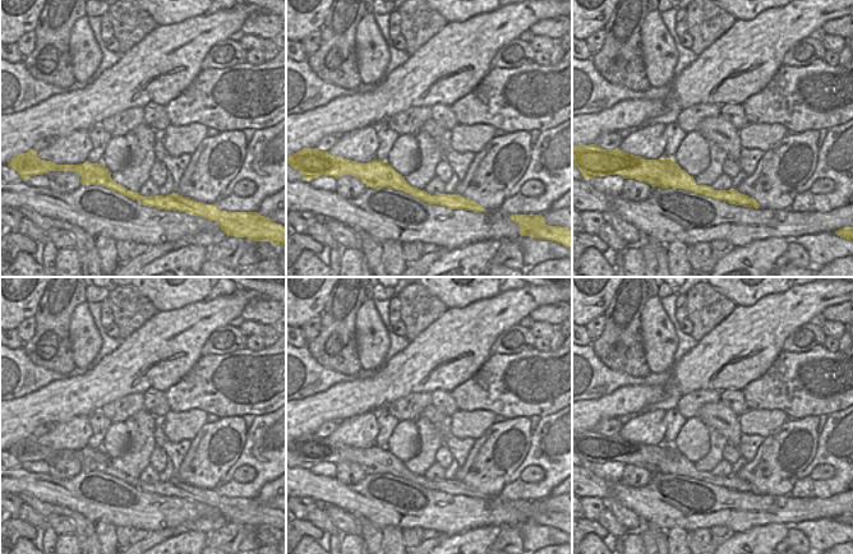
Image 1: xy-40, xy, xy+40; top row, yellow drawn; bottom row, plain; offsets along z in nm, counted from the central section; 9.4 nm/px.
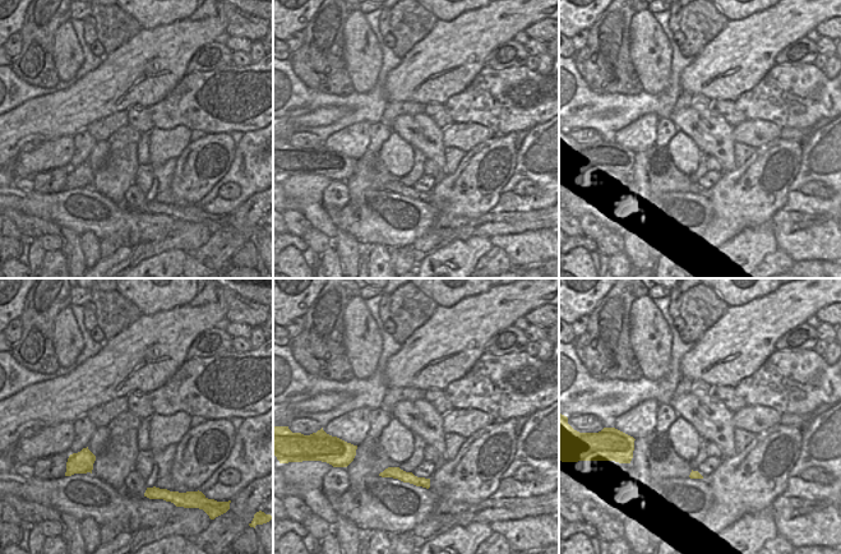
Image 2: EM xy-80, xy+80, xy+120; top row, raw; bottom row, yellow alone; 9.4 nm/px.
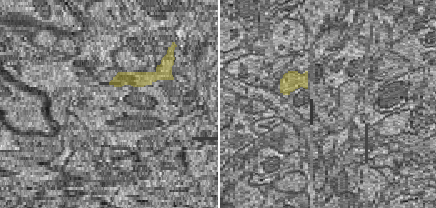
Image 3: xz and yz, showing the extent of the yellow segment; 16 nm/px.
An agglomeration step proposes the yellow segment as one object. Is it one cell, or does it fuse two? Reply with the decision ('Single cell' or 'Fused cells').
Fused cells

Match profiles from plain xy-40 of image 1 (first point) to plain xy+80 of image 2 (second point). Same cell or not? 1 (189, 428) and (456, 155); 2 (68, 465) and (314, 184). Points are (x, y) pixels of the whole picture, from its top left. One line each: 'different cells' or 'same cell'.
1: different cells
2: different cells

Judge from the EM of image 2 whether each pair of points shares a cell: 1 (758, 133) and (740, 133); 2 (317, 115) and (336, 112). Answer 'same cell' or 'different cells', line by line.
1: same cell
2: same cell

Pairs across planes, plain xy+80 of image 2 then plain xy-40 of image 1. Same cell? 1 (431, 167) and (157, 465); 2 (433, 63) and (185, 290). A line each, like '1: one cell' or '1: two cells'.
1: one cell
2: two cells

